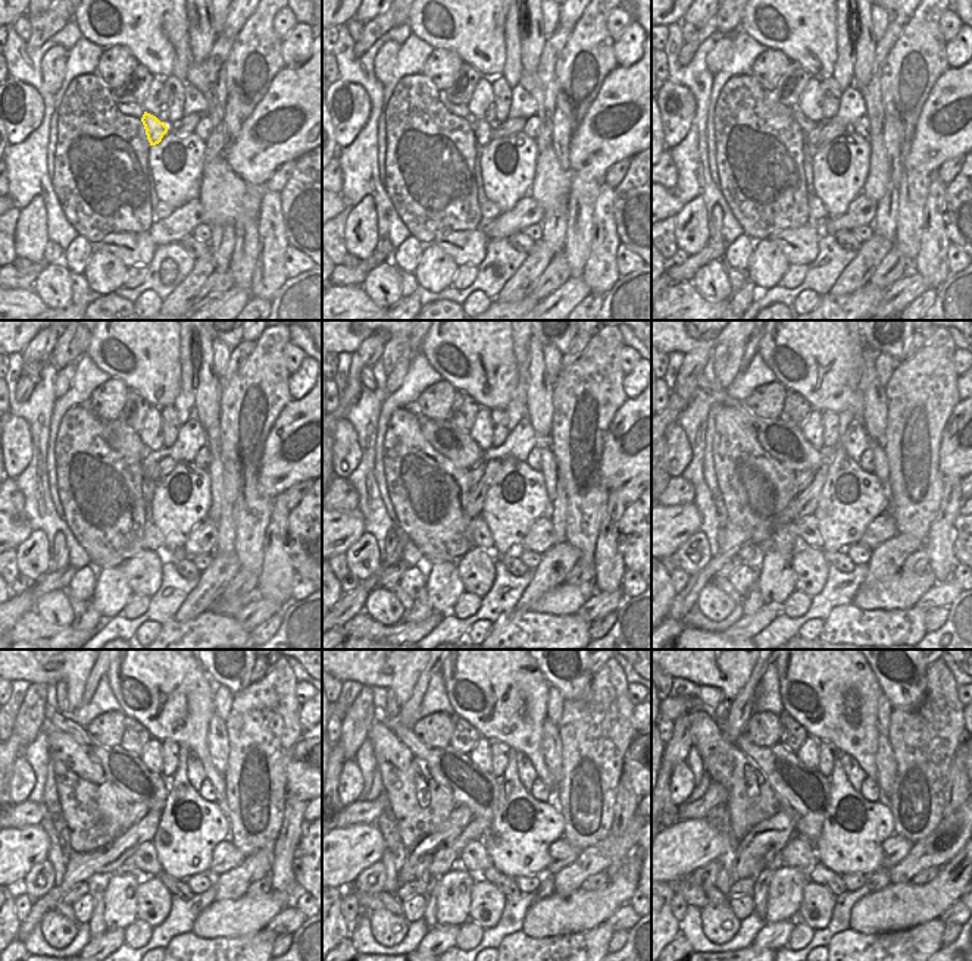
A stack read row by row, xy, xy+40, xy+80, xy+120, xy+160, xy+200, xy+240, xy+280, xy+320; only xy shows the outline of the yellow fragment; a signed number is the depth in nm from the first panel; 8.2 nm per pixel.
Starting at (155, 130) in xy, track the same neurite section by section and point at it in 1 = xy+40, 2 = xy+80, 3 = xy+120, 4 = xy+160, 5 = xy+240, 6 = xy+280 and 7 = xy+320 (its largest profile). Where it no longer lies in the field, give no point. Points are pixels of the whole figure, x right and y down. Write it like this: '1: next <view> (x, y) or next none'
1: next xy+40 (483, 130)
2: next xy+80 (812, 130)
3: next xy+120 (147, 465)
4: next xy+160 (477, 472)
5: next xy+240 (137, 811)
6: next xy+280 (461, 816)
7: next xy+320 (758, 848)

